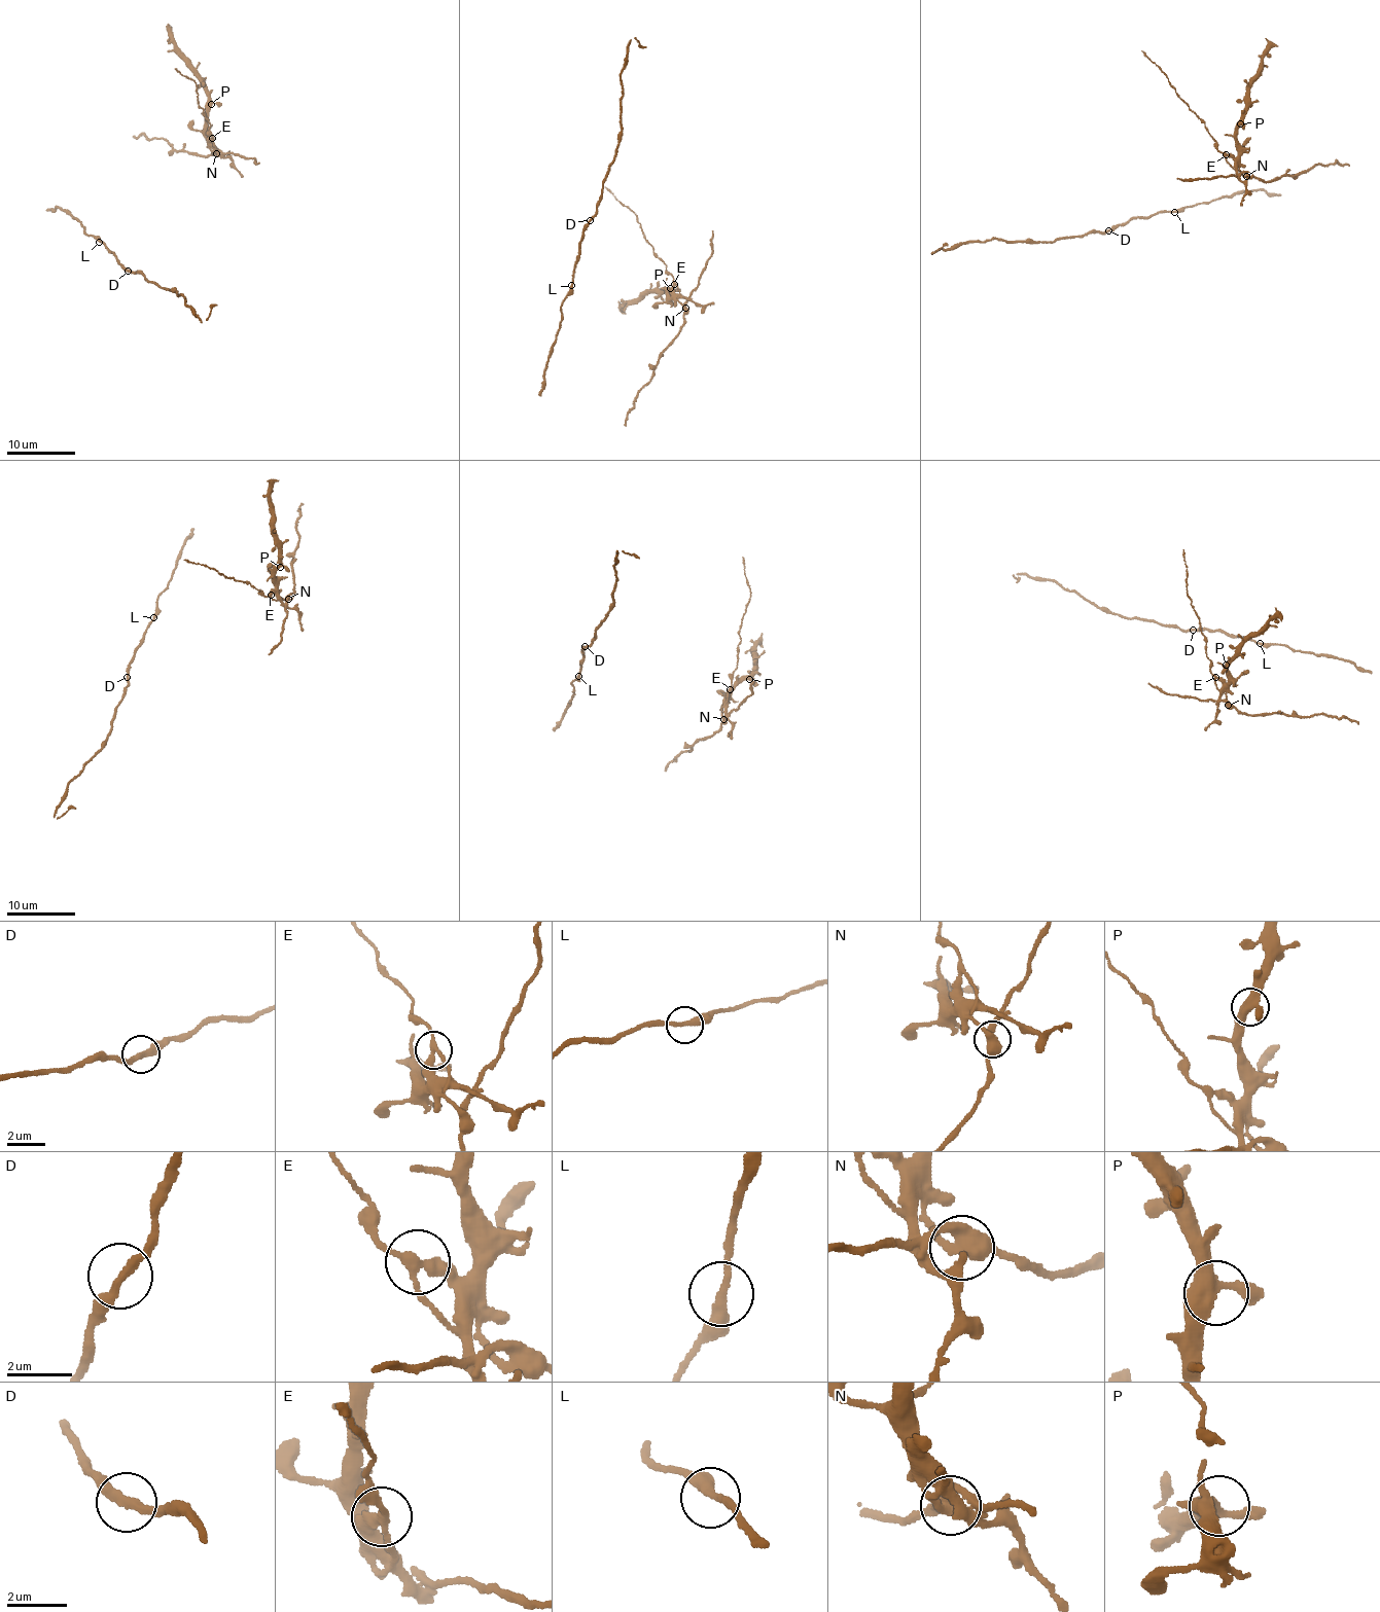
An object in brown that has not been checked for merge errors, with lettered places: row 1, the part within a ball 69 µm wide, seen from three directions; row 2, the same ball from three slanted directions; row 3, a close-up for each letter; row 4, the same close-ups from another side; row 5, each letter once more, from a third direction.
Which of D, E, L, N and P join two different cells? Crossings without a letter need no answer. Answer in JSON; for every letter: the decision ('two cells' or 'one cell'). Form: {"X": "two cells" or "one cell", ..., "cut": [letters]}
{"D": "one cell", "E": "two cells", "L": "one cell", "N": "two cells", "P": "one cell", "cut": ["E", "N"]}

